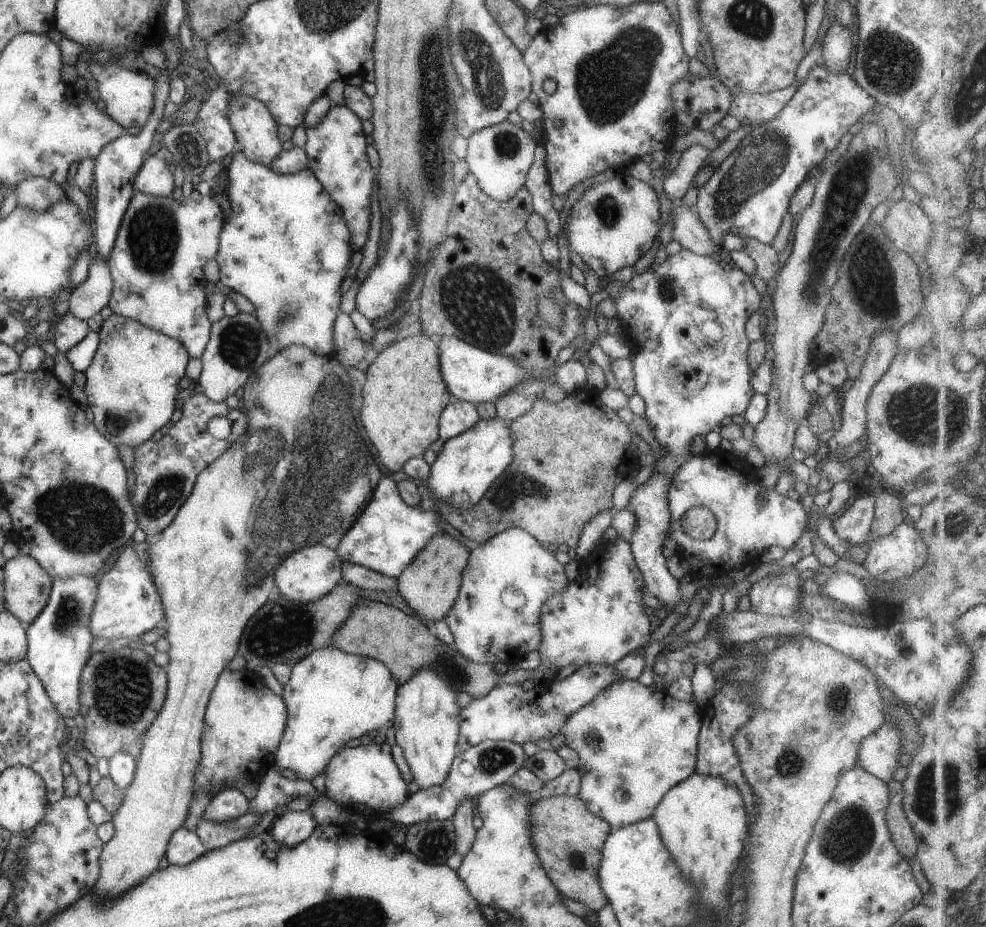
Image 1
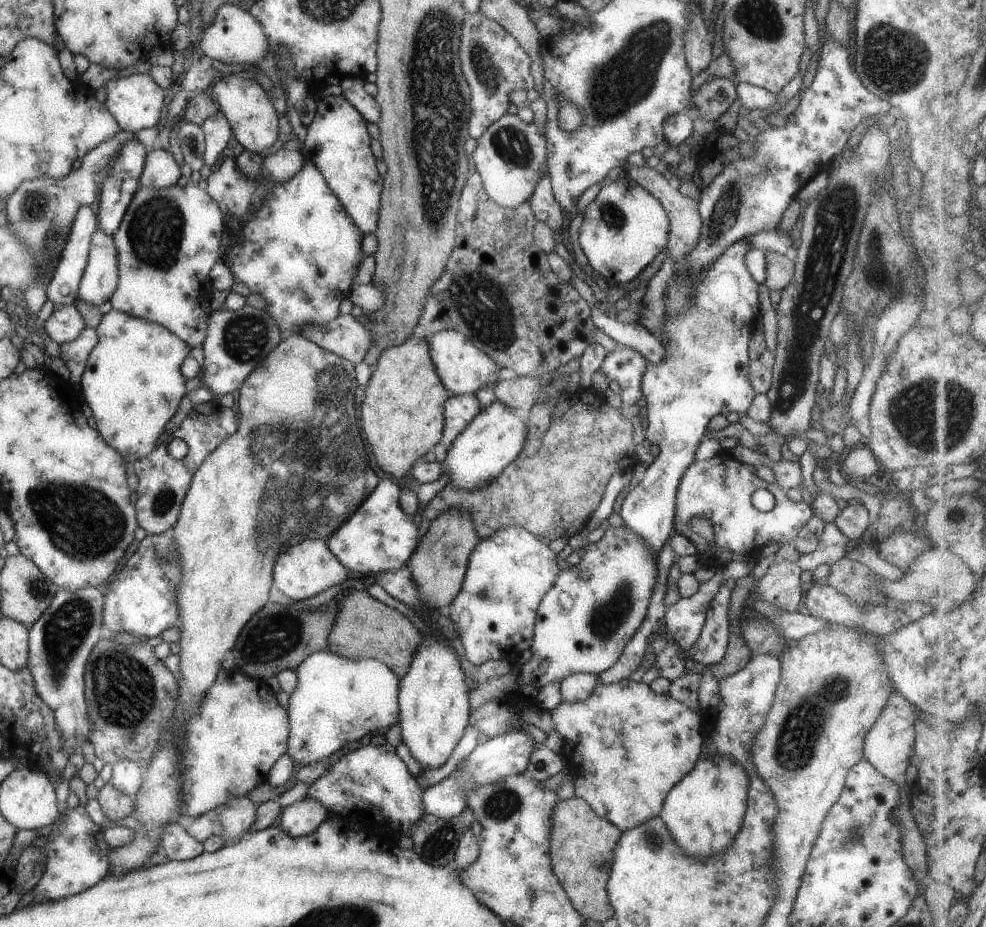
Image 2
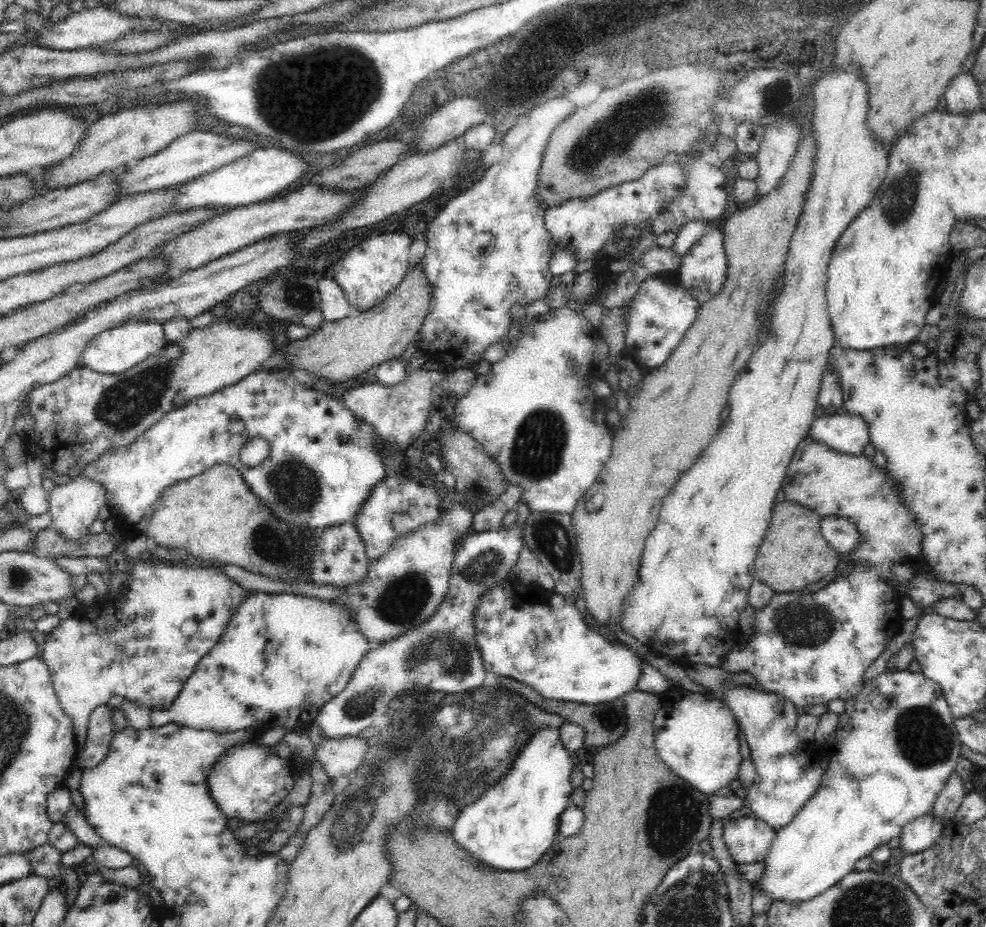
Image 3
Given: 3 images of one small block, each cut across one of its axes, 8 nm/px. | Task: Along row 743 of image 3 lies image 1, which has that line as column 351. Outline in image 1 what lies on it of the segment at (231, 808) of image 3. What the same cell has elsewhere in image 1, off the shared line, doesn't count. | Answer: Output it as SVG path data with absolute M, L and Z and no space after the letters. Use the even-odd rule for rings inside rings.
M239 150L233 152L227 167L225 192L231 214L221 226L214 258L219 268L218 284L231 288L253 304L252 314L269 342L270 355L289 344L299 344L319 356L335 357L332 326L340 311L340 285L354 252L341 209L311 170L277 174L263 164L250 162Z

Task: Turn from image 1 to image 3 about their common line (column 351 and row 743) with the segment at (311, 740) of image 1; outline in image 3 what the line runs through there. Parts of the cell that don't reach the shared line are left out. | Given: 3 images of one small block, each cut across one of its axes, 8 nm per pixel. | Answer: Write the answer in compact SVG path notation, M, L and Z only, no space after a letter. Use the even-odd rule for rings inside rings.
M677 686L671 692L660 696L662 700L662 710L658 710L654 720L655 749L662 762L667 764L668 768L676 776L685 780L689 787L702 793L706 797L716 795L716 793L725 787L729 787L732 780L736 780L738 768L742 757L739 753L738 735L739 725L726 703L712 700L709 697L700 694L694 694L688 690Z

